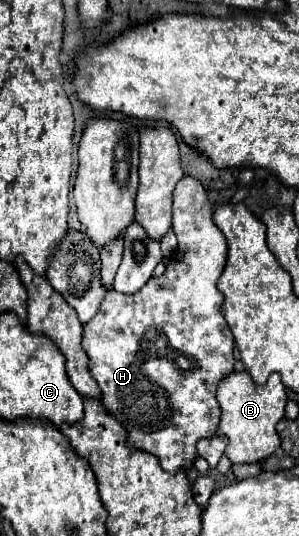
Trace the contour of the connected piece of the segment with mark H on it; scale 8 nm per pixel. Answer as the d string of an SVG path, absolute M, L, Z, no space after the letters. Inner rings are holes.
M191 176L181 178L179 184L177 184L177 188L175 188L175 192L173 192L173 230L177 234L179 246L177 246L177 254L169 262L165 274L161 278L151 278L137 294L121 294L117 290L109 290L105 294L105 300L101 302L97 314L89 320L89 324L85 326L85 332L83 332L83 350L89 356L89 372L91 372L91 376L95 378L95 382L99 384L99 388L103 392L101 402L103 402L105 410L125 428L125 432L127 432L127 438L125 438L127 446L131 446L135 450L143 450L143 452L155 454L159 458L163 470L165 472L171 472L171 474L175 474L179 470L193 468L193 462L199 458L199 454L197 454L197 442L201 438L213 438L215 436L217 426L219 426L219 420L221 420L221 408L219 408L219 402L215 398L217 386L219 386L219 382L225 376L229 376L233 372L233 364L235 364L235 358L233 358L233 344L235 342L233 342L231 330L229 330L229 326L227 326L227 322L225 322L225 318L221 314L223 294L217 290L217 280L219 280L219 276L223 272L223 266L225 266L225 260L227 260L227 240L225 240L223 232L213 222L213 202L209 200L203 184L199 180L195 180L195 178L191 178ZM159 340L165 340L165 348L169 350L167 356L161 354L159 344L157 344ZM175 354L183 356L185 362L179 362L177 358L173 358Z

